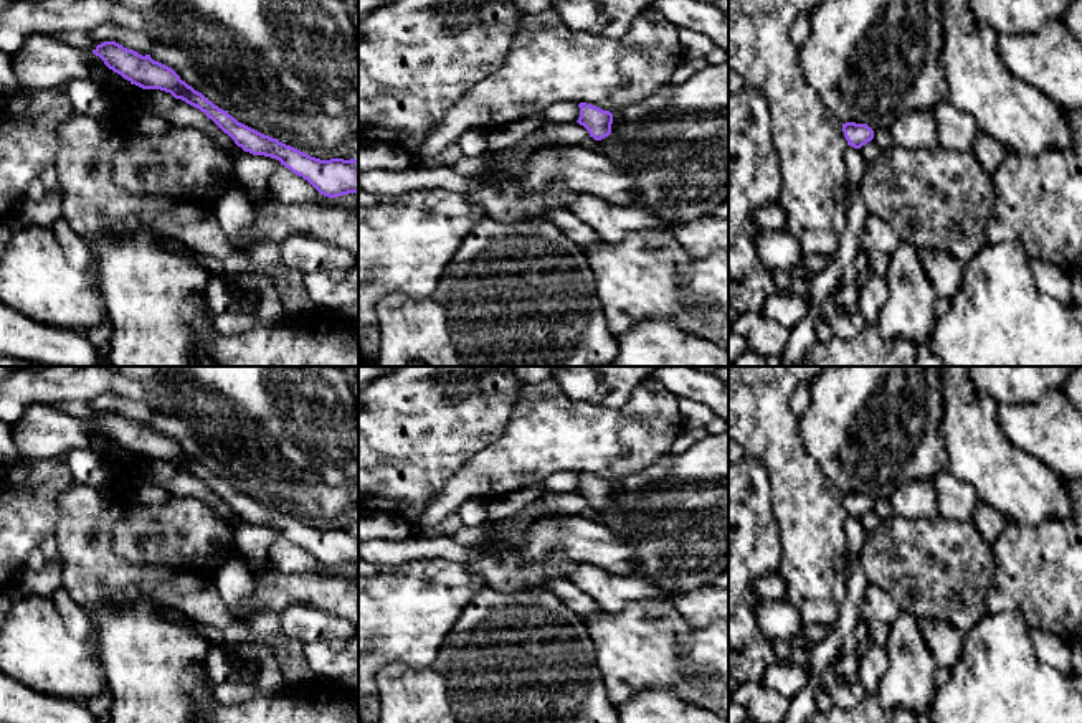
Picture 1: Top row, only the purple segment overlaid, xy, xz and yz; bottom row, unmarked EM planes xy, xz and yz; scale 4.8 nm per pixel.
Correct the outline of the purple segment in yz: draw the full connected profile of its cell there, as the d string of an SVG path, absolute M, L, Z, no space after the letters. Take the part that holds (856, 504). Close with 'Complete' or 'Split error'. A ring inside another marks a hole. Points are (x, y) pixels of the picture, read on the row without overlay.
M846 492L842 494L842 502L847 515L861 518L874 508L874 500L867 494Z. Complete

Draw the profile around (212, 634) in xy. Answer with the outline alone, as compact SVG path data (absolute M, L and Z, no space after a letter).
M165 607L165 614L178 624L195 627L197 632L202 634L205 639L208 639L213 645L225 647L223 634L220 631L216 631L215 627L192 621L183 611L178 611L178 609L167 609Z

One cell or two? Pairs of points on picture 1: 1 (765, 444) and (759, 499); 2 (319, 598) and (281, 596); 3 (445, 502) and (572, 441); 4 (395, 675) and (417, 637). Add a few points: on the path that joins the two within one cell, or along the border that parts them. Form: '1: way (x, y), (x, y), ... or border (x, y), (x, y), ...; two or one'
1: border (745, 454), (762, 466), (772, 502); two
2: way (309, 595), (291, 595); one
3: way (476, 479), (509, 464), (540, 441); one
4: border (440, 646), (425, 666), (382, 666), (375, 687); two

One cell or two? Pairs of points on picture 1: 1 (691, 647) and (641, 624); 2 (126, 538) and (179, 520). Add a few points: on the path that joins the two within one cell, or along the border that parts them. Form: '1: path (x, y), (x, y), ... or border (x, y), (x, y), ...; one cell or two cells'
1: border (691, 629), (678, 637), (679, 682); two cells
2: path (139, 532), (166, 530); one cell

